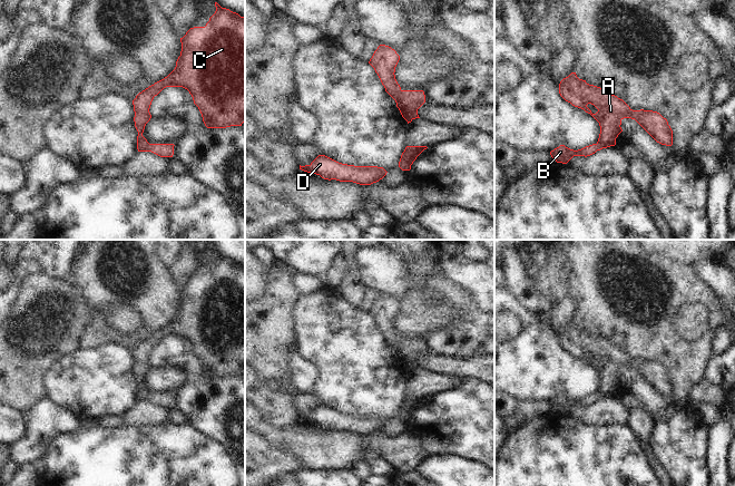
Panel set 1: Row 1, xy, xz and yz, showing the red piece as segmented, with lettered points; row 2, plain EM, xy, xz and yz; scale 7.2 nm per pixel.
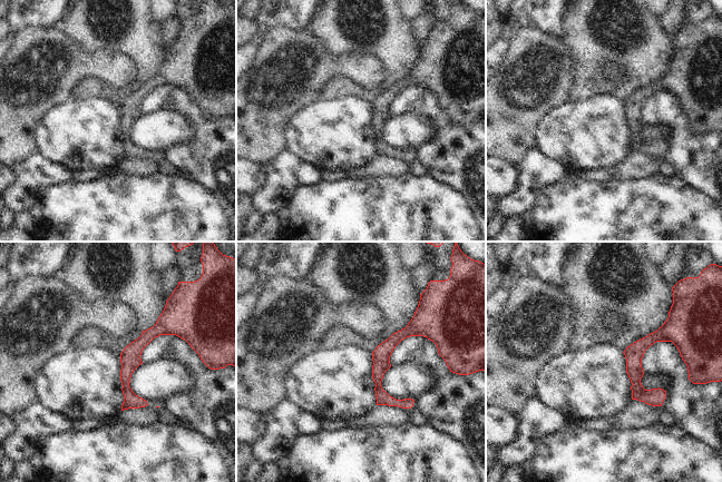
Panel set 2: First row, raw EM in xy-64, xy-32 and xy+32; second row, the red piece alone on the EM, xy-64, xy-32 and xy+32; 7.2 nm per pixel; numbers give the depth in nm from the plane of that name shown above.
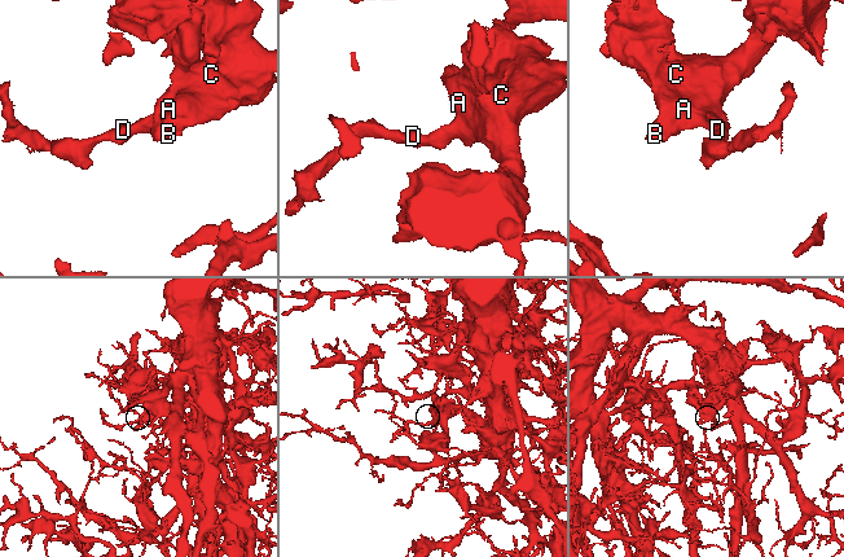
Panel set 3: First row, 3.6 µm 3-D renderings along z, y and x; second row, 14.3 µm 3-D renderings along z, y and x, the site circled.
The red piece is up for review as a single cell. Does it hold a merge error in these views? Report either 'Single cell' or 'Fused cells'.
Single cell.

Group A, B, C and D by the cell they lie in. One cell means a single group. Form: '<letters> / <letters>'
A B C D

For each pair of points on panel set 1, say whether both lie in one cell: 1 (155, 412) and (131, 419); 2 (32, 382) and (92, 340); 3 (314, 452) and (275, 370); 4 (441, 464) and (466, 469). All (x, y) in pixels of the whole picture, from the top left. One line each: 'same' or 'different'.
1: same
2: different
3: different
4: same

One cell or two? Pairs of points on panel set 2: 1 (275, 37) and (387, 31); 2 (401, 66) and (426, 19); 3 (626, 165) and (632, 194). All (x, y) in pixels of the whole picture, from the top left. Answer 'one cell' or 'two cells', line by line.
1: two cells
2: two cells
3: two cells

